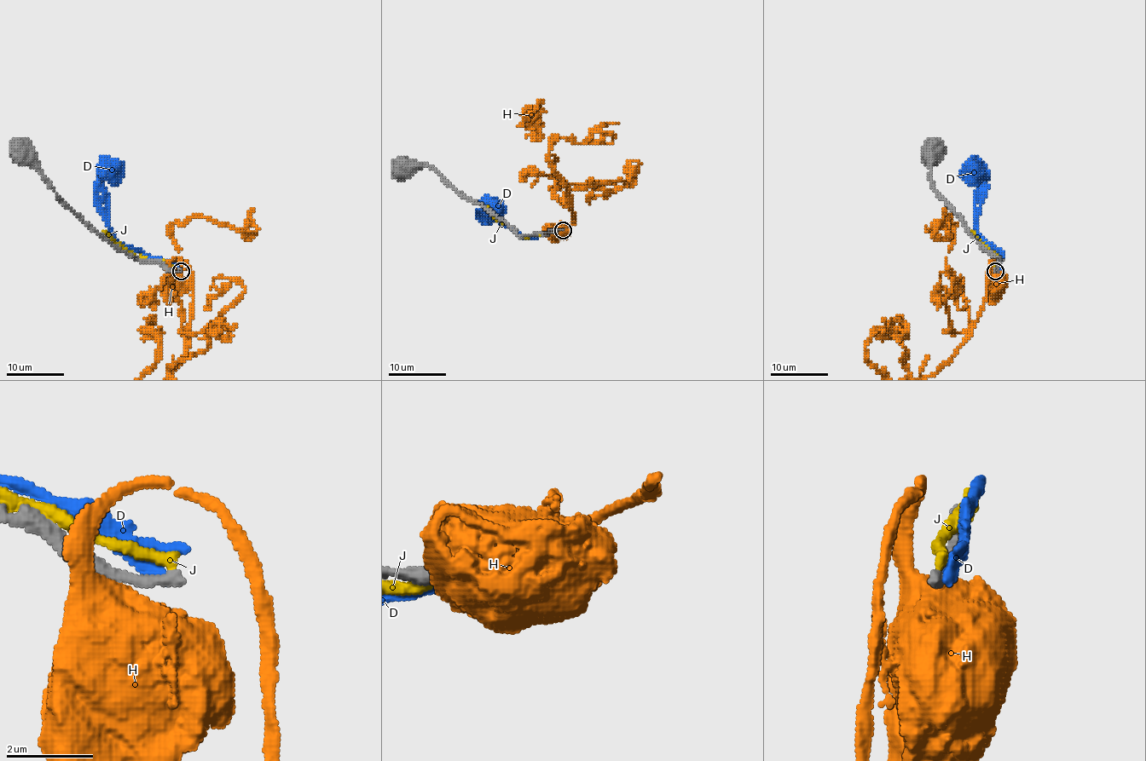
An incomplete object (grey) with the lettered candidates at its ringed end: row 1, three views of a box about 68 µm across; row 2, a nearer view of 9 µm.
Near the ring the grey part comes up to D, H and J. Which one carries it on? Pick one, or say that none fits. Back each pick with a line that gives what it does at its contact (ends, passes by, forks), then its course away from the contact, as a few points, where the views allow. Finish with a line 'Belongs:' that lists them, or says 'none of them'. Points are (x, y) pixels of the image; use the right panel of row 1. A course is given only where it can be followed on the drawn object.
Belongs: none of them

